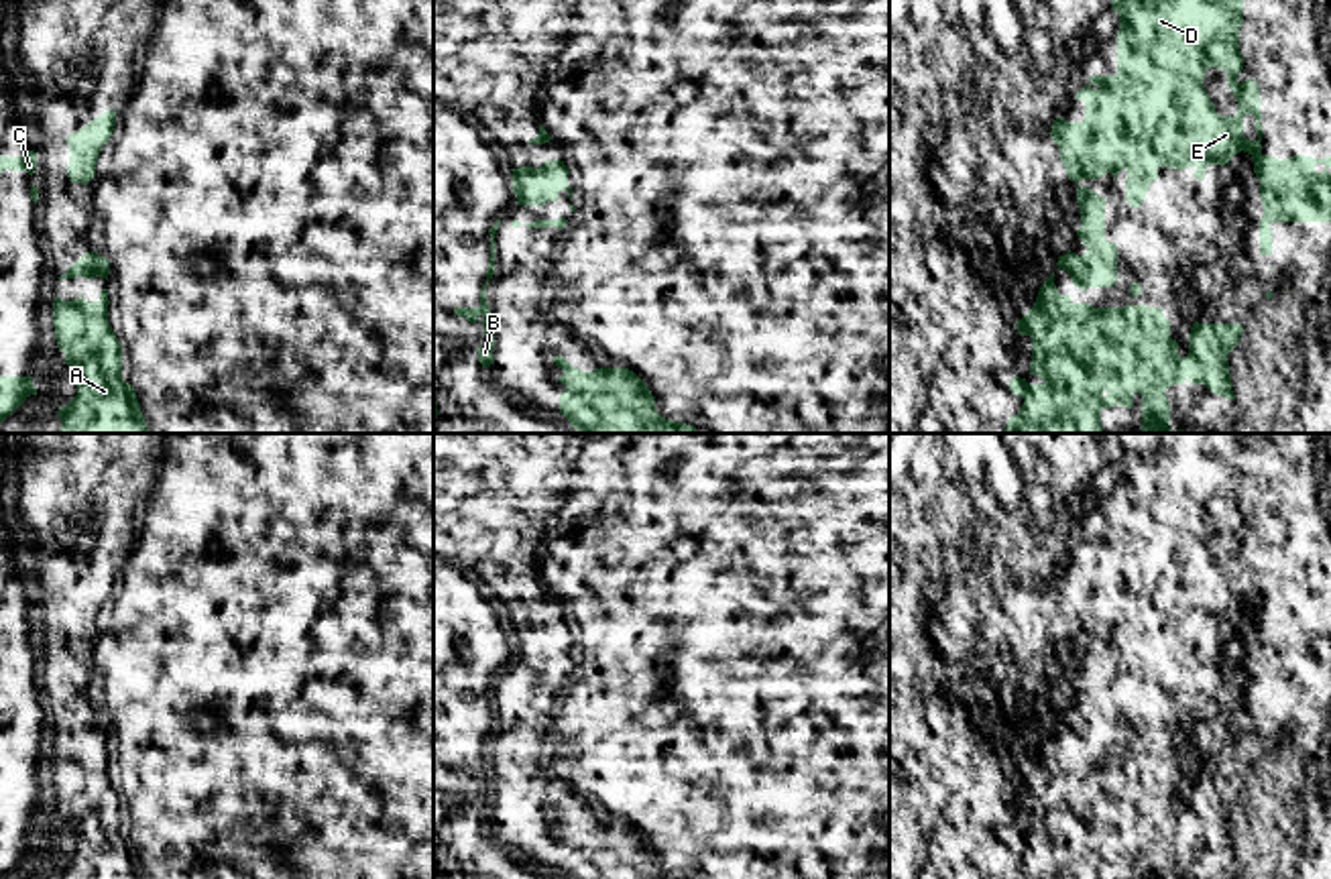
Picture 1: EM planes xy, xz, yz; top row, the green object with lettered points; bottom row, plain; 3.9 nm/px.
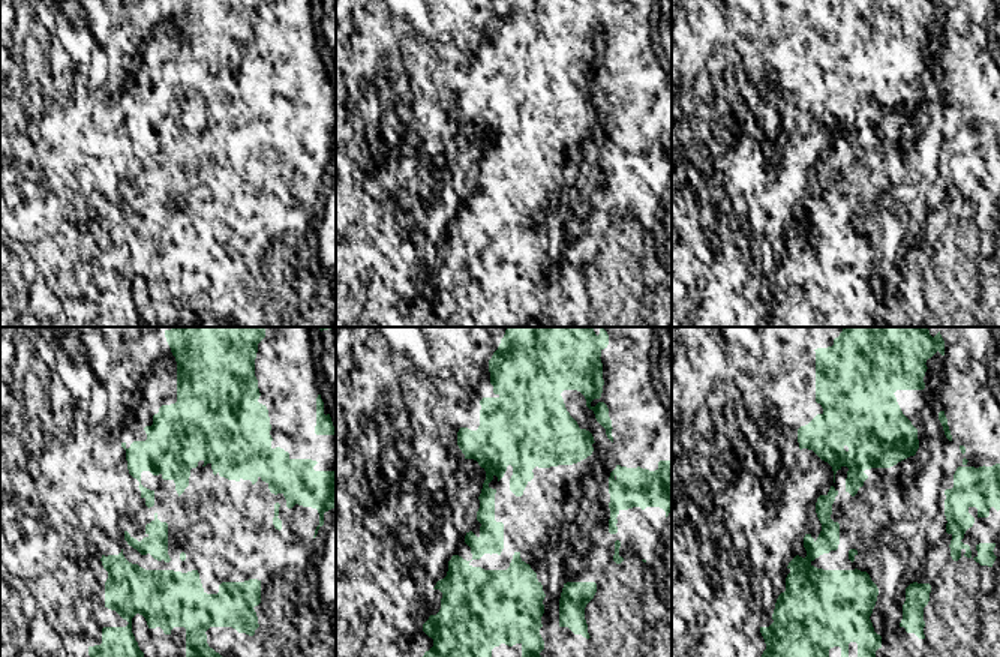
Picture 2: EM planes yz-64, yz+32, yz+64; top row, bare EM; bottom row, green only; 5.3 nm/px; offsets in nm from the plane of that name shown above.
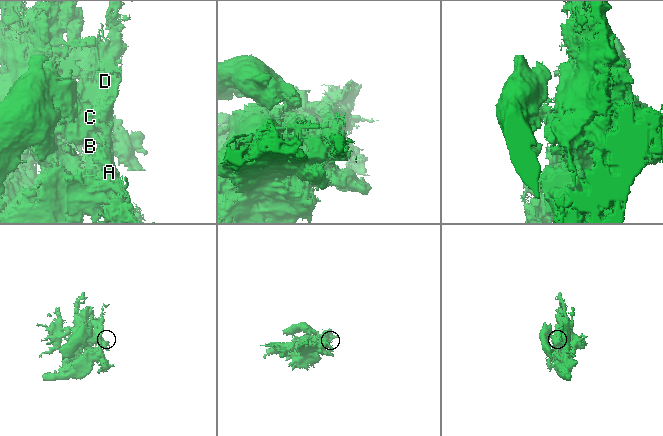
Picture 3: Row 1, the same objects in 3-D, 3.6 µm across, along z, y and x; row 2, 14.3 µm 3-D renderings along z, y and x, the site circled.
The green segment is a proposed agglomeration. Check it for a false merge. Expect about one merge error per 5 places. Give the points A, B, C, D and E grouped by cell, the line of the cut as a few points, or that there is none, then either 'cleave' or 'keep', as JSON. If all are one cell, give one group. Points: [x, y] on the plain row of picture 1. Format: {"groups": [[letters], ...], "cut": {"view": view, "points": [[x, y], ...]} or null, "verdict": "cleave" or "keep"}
{"groups": [["A", "B", "C", "D", "E"]], "cut": null, "verdict": "keep"}

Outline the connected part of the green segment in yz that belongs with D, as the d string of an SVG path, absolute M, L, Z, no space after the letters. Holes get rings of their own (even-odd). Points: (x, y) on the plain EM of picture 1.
M1121 433L1111 440L1111 466L1119 470L1117 529L1091 531L1089 541L1077 547L1085 558L1085 576L1052 578L1052 596L1060 604L1060 617L1070 637L1101 635L1127 627L1125 655L1140 663L1158 625L1189 625L1205 635L1209 621L1229 621L1237 608L1250 608L1254 629L1260 635L1260 710L1272 710L1274 678L1331 678L1331 612L1305 610L1278 617L1262 608L1262 555L1254 535L1237 537L1243 525L1239 509L1239 484L1243 480L1243 454L1254 448L1250 433ZM1209 523L1227 529L1227 541L1235 551L1237 570L1219 572L1203 537ZM1243 572L1256 574L1256 596L1243 592Z

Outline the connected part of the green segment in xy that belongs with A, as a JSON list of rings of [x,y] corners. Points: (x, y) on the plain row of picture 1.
[[[108,745],[98,757],[53,757],[53,783],[65,820],[77,828],[77,851],[59,863],[61,879],[147,879],[136,846],[122,834],[122,800],[108,777]]]

